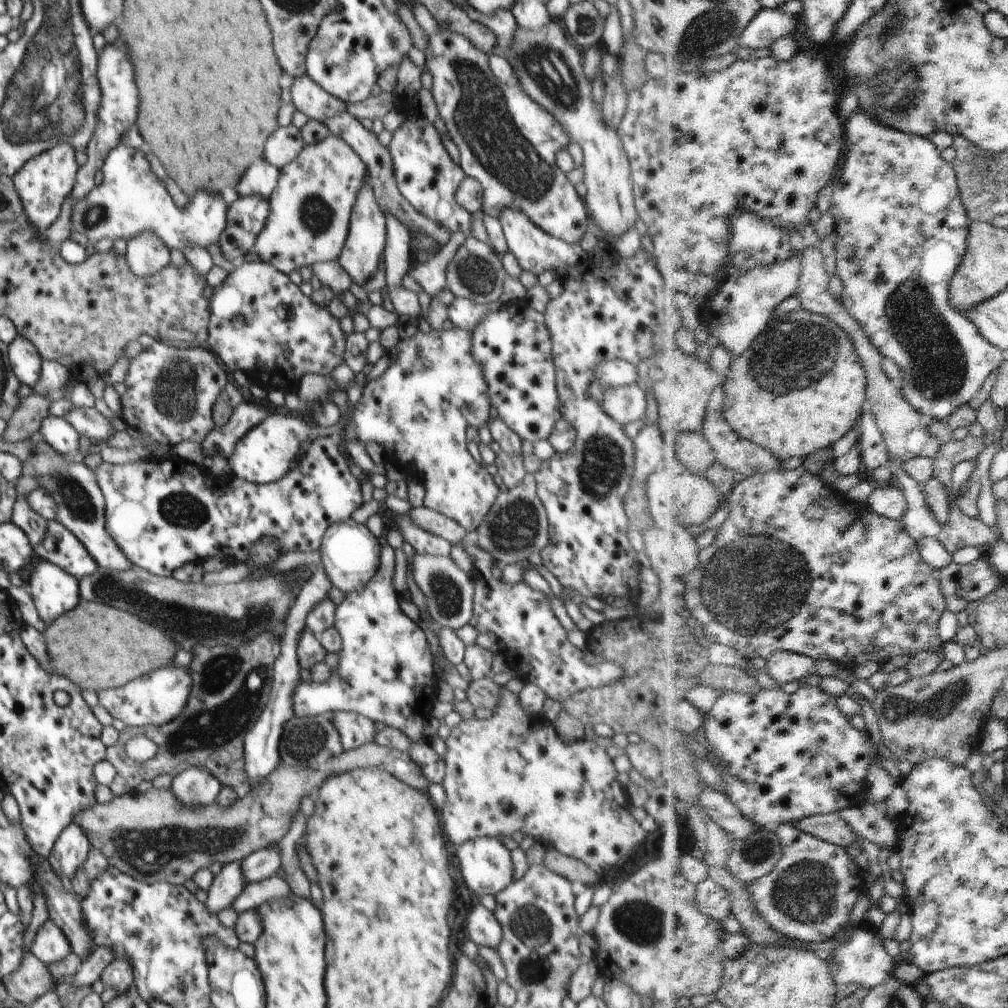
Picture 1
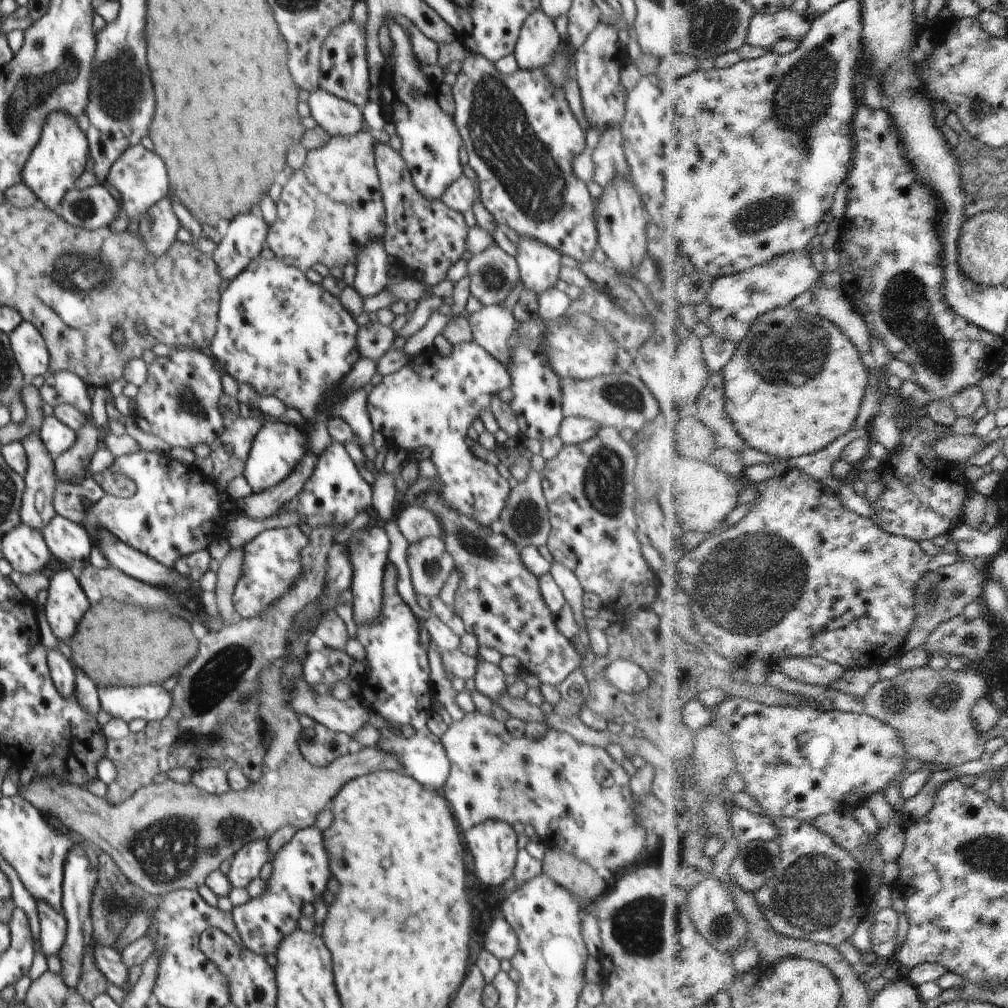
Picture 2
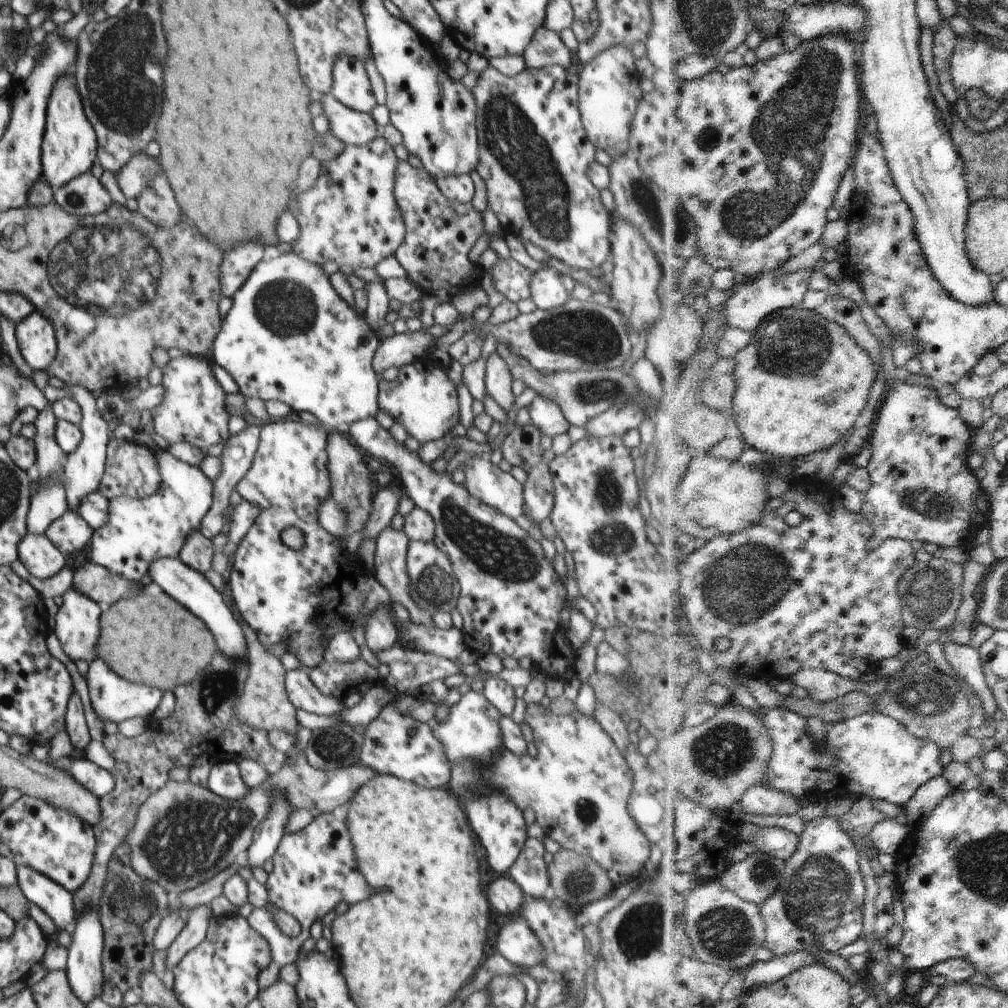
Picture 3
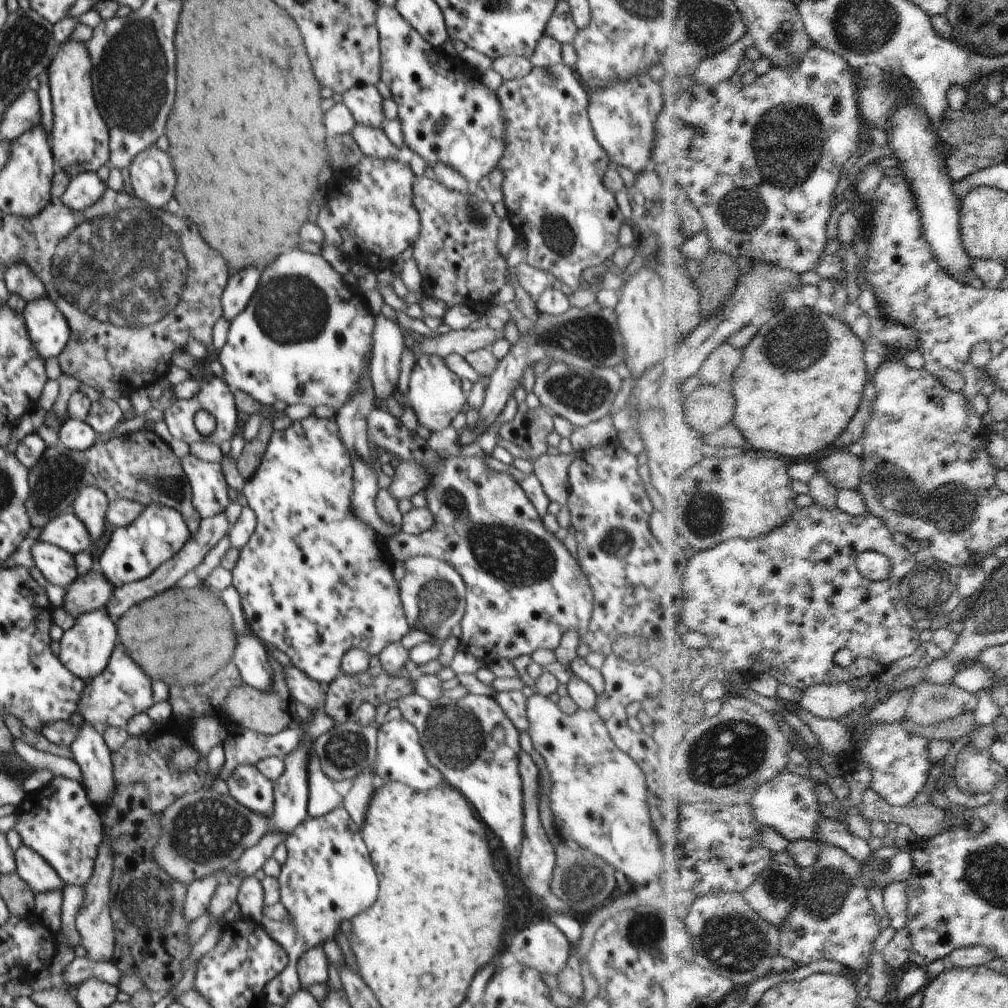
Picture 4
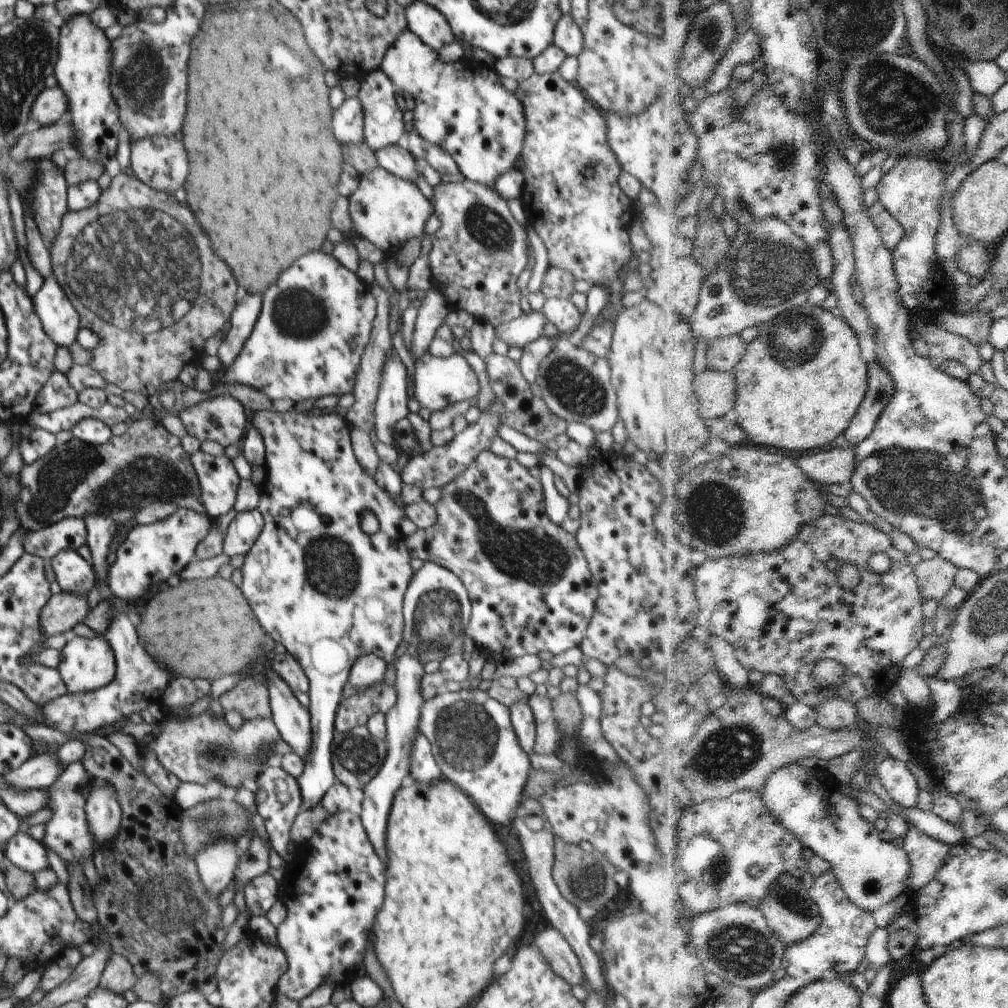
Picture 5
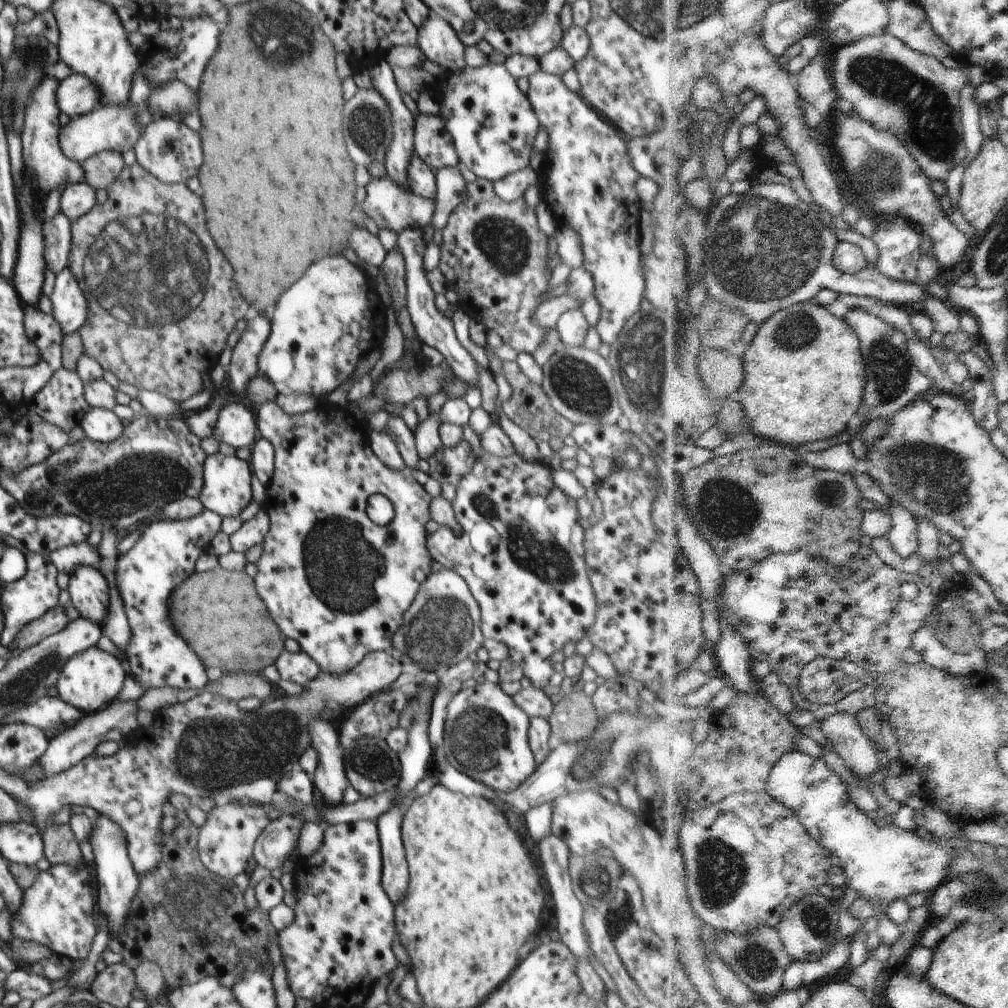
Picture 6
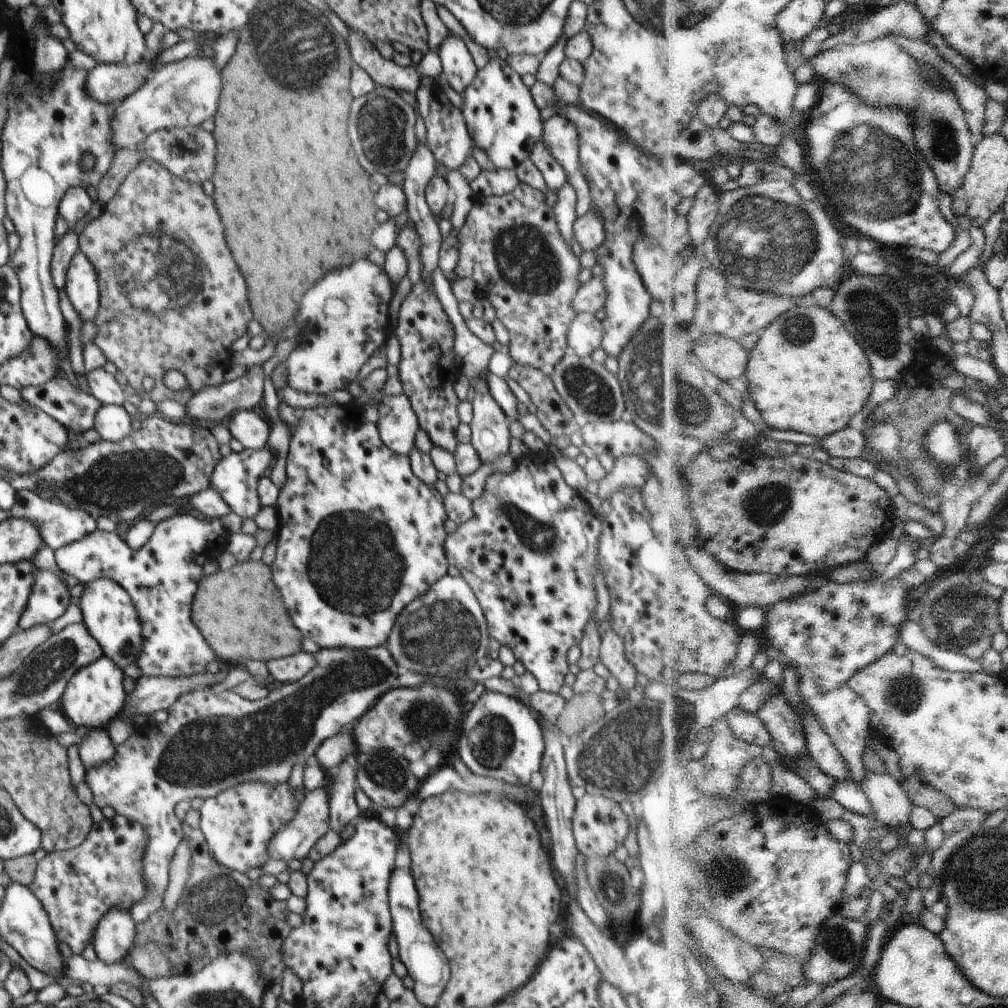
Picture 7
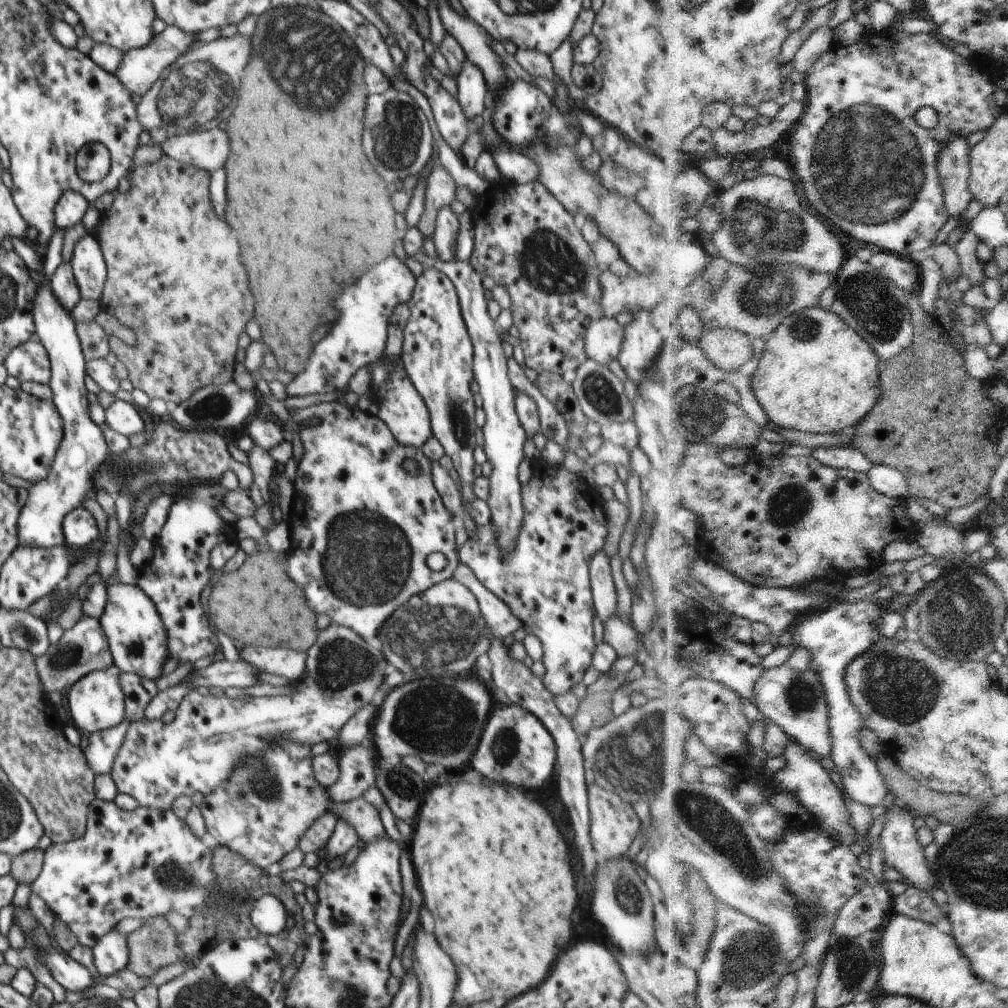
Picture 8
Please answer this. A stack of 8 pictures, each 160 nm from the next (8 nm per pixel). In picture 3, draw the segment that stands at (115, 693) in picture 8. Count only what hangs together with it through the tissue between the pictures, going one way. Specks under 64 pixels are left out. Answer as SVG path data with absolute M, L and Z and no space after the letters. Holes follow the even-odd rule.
M76 588L62 594L53 632L71 661L84 660L90 664L96 659L100 614L99 604L80 594Z

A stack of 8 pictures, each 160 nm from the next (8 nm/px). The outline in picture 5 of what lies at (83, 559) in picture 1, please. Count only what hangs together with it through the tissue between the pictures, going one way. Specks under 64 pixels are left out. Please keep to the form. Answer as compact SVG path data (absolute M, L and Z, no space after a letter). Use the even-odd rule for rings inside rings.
M66 517L35 531L27 530L22 540L24 550L44 560L62 551L77 551L87 544L86 527L84 518Z

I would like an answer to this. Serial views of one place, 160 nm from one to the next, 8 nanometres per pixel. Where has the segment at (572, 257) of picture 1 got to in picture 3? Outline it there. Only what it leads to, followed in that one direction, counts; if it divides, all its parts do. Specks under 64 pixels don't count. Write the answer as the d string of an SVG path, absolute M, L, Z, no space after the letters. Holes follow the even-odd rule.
M548 266L533 272L530 289L534 305L544 311L563 306L569 298L558 272Z

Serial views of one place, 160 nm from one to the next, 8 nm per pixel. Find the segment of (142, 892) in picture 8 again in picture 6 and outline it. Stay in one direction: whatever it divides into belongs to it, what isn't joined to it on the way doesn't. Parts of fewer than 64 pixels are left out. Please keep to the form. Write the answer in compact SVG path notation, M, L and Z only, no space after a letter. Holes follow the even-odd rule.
M82 858L82 863L67 865L66 863L56 863L43 871L39 871L32 886L29 886L23 894L23 903L19 908L16 917L12 917L11 933L25 941L34 941L51 948L57 955L67 956L71 959L83 961L88 954L96 934L94 925L94 905L97 902L95 885L97 880L92 878L88 865Z

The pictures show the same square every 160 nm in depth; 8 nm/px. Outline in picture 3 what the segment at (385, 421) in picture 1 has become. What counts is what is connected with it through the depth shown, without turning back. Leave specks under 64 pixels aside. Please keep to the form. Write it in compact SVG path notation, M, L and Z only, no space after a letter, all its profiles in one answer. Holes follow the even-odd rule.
M418 360L400 368L400 375L393 382L379 379L377 399L379 409L390 413L395 422L406 427L408 436L416 438L416 442L421 445L444 438L460 423L457 388L448 378L446 371L428 370L428 362L429 360ZM486 456L469 458L461 467L465 475L462 486L470 496L512 520L524 514L523 485L510 473L500 470Z

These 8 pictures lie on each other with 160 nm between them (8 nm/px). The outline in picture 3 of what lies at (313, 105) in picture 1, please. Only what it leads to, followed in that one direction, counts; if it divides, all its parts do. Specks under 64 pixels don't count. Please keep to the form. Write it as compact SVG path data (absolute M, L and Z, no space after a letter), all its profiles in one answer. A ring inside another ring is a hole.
M331 92L324 93L320 102L330 121L330 132L345 145L362 146L381 134L371 114L344 107Z

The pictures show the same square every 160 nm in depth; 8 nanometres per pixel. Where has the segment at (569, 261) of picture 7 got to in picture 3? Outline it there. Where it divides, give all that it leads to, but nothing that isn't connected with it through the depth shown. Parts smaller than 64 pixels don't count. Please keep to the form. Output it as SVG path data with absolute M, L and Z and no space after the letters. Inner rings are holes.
M400 160L394 195L407 231L394 256L406 270L407 278L419 285L423 295L440 294L440 290L444 290L453 300L457 295L472 291L473 287L481 287L483 274L476 258L472 258L472 248L483 236L484 224L482 214L471 202L449 201L427 171Z

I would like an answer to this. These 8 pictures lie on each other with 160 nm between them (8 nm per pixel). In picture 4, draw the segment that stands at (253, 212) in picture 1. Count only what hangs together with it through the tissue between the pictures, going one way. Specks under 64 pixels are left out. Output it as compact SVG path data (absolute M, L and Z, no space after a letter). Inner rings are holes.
M254 268L231 272L229 281L221 296L221 307L226 320L236 318L252 300L260 284L261 271Z

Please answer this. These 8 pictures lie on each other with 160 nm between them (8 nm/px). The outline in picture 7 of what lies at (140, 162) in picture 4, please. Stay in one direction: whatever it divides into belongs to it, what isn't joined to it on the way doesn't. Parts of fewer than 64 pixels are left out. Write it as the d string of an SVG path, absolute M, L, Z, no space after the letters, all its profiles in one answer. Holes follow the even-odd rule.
M172 127L154 131L145 140L143 154L165 166L173 175L201 184L212 178L216 168L216 140L208 130L200 127Z

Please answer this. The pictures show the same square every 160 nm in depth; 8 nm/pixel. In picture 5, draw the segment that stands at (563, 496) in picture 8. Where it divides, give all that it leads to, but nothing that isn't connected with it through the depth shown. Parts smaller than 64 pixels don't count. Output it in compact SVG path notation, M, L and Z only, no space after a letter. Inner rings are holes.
M480 451L476 458L459 474L452 482L442 488L442 497L435 504L437 510L437 521L431 527L417 529L410 536L404 538L408 553L411 558L435 562L436 564L451 570L464 583L471 600L471 617L465 630L466 635L474 640L478 650L482 651L485 658L496 661L508 661L520 656L538 655L540 652L552 652L560 654L569 648L579 646L585 638L585 632L590 624L592 615L595 613L597 600L600 598L599 590L596 590L596 582L592 580L591 570L588 570L588 562L584 558L583 550L578 546L576 537L562 529L560 525L550 520L544 509L545 496L542 483L533 474L530 474L525 466L522 466L515 458L497 457L492 451Z

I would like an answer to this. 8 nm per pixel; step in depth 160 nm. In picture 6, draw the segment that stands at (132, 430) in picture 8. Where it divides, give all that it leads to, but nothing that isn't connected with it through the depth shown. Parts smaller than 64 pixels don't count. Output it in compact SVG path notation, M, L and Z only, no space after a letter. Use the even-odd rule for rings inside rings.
M91 408L81 420L80 426L89 439L109 443L116 440L124 430L121 419L112 409Z

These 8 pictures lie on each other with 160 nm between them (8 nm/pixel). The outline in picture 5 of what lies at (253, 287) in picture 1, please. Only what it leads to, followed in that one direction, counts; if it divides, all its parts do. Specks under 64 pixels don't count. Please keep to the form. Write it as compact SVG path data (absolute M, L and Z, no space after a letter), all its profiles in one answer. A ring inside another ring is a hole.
M310 252L294 262L280 280L264 291L262 310L256 326L244 343L236 360L225 369L228 381L261 390L272 402L290 399L295 403L308 398L337 394L342 396L353 390L355 376L365 346L373 329L377 302L368 286L356 273L344 267L331 254Z

